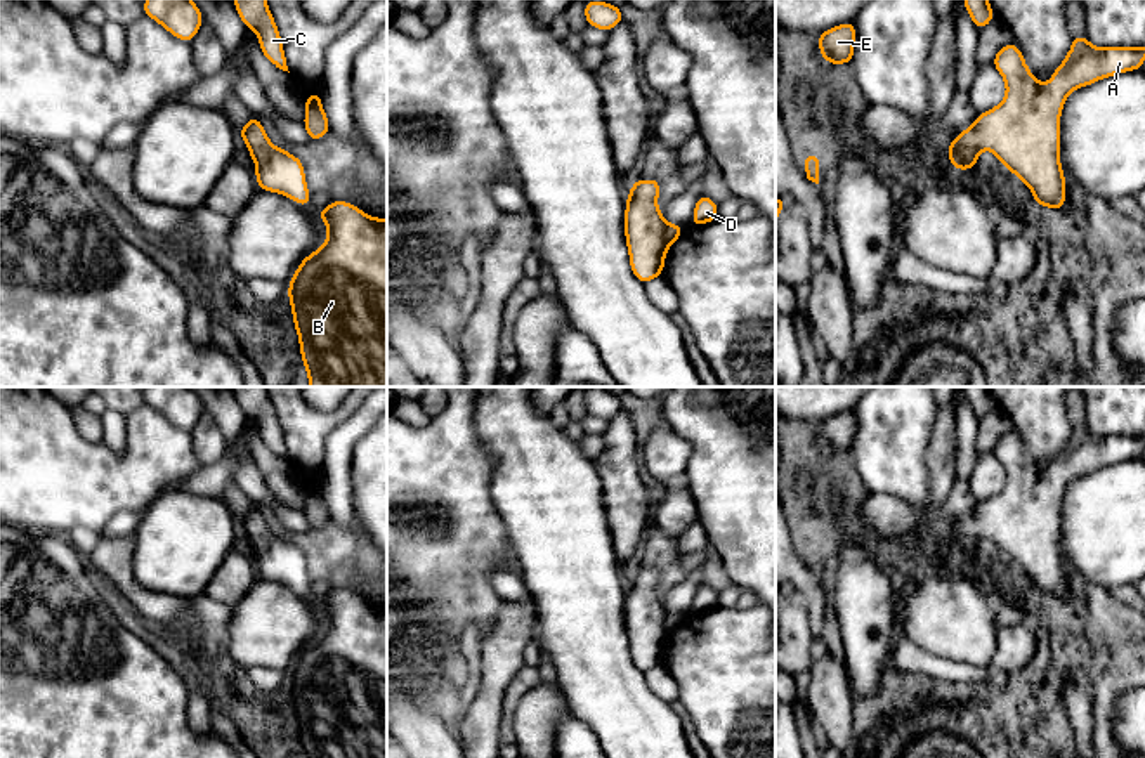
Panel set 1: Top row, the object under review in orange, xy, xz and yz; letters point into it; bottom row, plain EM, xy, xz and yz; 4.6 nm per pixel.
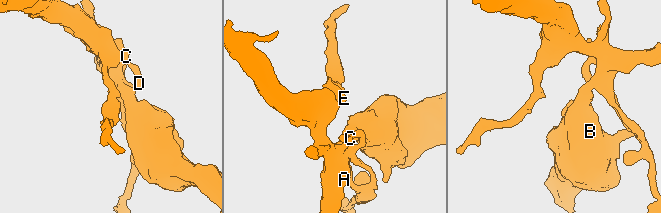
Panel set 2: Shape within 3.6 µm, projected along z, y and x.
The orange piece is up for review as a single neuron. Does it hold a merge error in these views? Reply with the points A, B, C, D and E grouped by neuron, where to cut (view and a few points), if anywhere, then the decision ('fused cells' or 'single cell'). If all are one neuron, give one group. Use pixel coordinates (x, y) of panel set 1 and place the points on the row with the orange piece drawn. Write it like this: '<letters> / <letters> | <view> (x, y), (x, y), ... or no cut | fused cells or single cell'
A B C D E | no cut | single cell

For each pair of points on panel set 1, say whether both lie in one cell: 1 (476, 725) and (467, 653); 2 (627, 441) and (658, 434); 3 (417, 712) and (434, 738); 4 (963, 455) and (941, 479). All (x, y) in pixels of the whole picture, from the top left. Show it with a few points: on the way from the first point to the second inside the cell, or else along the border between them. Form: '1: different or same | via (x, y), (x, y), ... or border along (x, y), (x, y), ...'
1: different | border along (481, 658), (479, 689), (455, 727)
2: different | border along (646, 422), (641, 432), (641, 465)
3: same | via (417, 718), (427, 731)
4: different | border along (956, 422), (958, 477)

